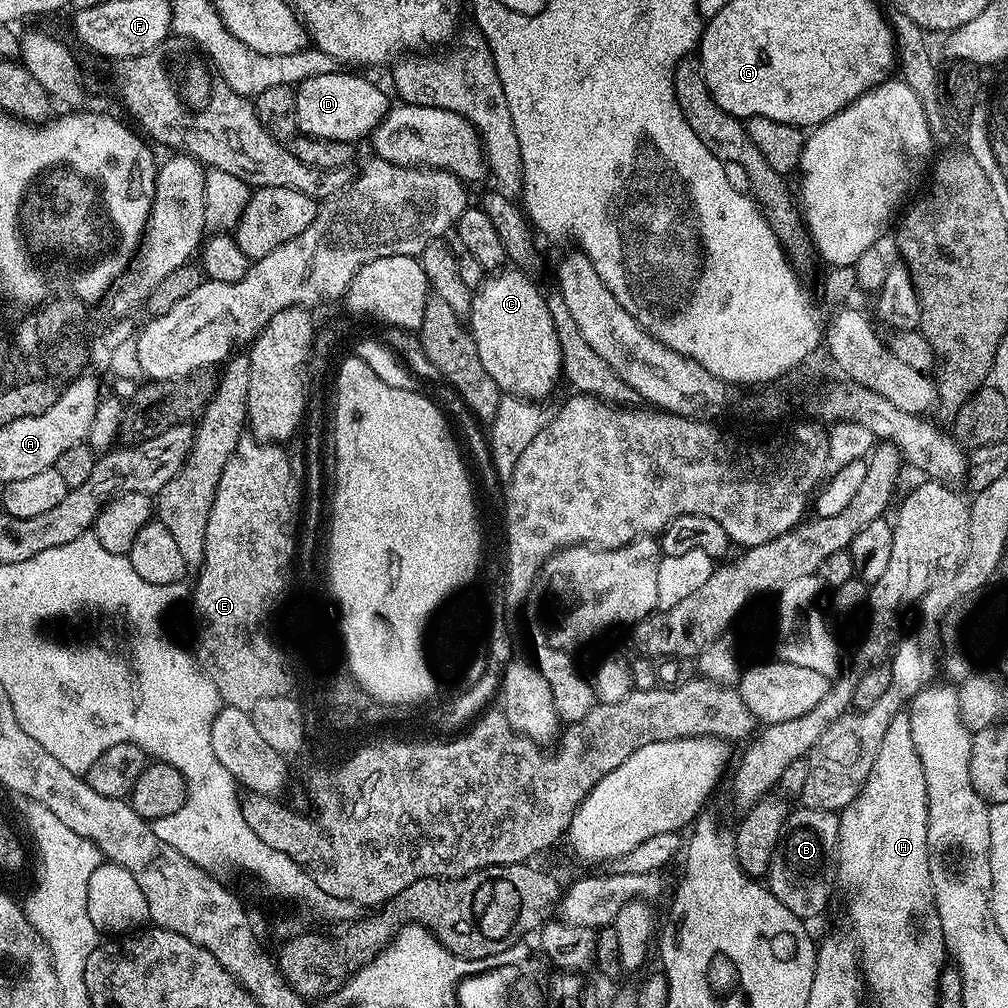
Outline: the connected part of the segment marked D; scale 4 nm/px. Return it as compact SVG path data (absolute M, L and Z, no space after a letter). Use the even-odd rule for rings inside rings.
M352 70L318 74L314 78L306 78L296 88L296 127L303 135L318 140L360 142L363 136L365 139L384 121L390 107L387 94L374 81L348 71Z

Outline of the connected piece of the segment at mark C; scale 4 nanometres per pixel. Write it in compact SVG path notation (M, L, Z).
M520 270L508 271L489 275L475 289L470 313L474 346L478 346L478 358L482 358L486 374L498 382L501 393L544 402L562 380L558 330L554 330L554 318L550 318L545 293L536 289L535 282L528 277L531 275Z

